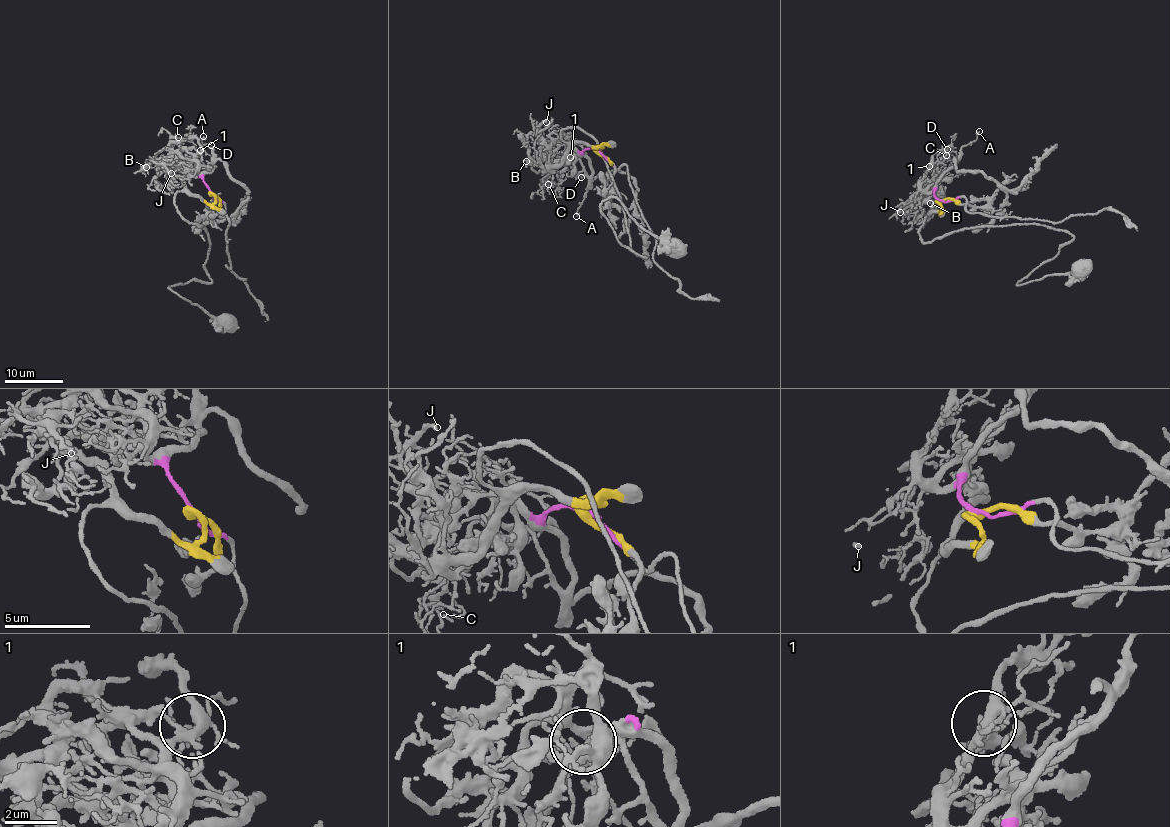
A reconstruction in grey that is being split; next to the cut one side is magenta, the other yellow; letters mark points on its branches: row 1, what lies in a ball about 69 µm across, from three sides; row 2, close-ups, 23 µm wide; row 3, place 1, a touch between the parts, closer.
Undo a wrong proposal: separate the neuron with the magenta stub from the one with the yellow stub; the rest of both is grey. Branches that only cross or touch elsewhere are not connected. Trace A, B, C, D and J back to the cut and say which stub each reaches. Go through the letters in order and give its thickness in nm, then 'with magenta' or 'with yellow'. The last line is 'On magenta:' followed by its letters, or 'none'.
A: 180 nm | with magenta
B: 320 nm | with yellow
C: 130 nm | with magenta
D: 140 nm | with magenta
J: 240 nm | with yellow
On magenta: A, C, D

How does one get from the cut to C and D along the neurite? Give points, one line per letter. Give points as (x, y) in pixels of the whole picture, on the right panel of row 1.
C: (940, 200), (934, 191), (926, 192), (921, 187), (921, 180), (933, 155), (946, 155)
D: (940, 200), (934, 191), (925, 191), (921, 187), (922, 180), (938, 159), (936, 157), (947, 149)

